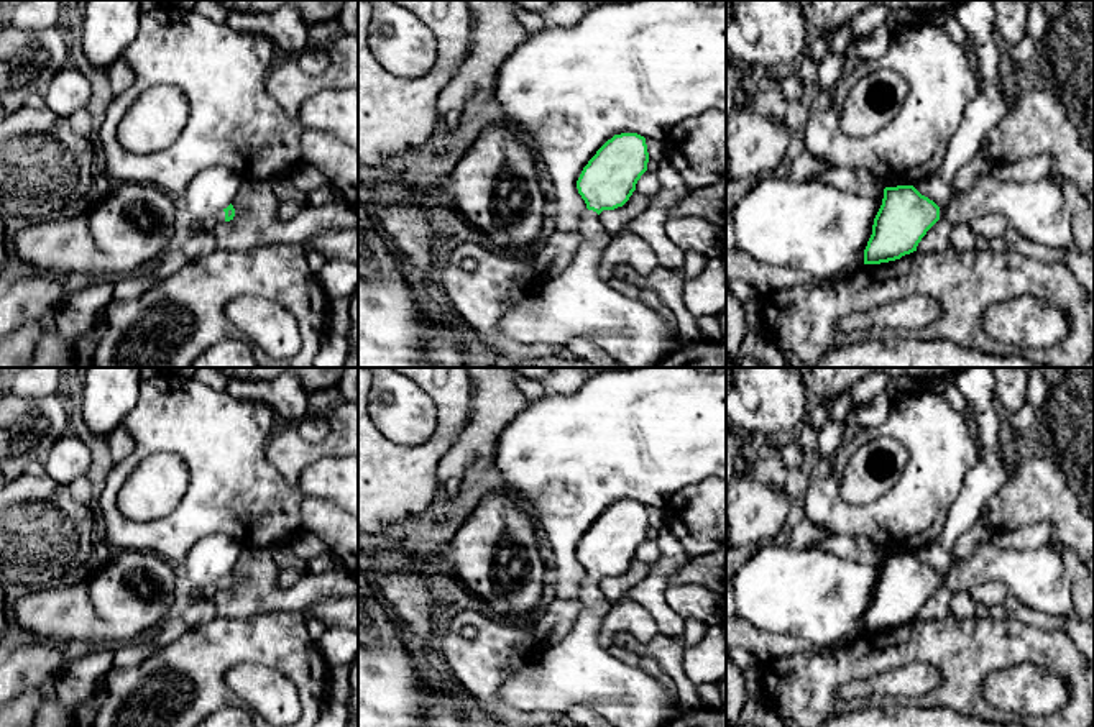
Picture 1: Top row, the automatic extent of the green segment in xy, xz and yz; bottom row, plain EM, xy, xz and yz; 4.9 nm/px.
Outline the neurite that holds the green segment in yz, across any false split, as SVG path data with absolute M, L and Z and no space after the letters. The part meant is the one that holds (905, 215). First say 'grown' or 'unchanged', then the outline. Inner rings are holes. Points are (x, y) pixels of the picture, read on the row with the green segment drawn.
grown; M987 174L943 208L913 185L885 187L864 249L864 264L889 263L917 251L940 218L958 225L991 213L1002 215L1038 245L1055 249L1073 246L1071 213L1055 179L1004 182Z

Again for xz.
grown; M621 133L608 139L583 167L577 189L586 203L581 215L583 245L575 261L555 279L545 282L531 297L519 300L499 320L499 331L519 343L547 343L565 346L573 338L583 336L598 343L618 364L618 368L657 366L682 343L665 317L647 307L639 297L627 299L613 290L600 277L600 259L611 241L611 235L600 222L603 210L623 207L641 176L647 171L649 153L646 138L637 133Z

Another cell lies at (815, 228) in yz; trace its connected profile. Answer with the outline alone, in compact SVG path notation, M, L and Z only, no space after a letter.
M764 176L738 200L731 213L738 251L761 264L792 267L820 281L828 281L843 269L856 271L864 266L864 249L882 199L884 189L879 197L862 197L813 181Z

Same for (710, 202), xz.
M726 179L713 185L690 190L675 207L667 210L669 217L703 217L719 226L726 225Z

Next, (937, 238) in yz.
M940 218L922 238L917 251L943 251L949 248L949 235L954 225L945 218Z

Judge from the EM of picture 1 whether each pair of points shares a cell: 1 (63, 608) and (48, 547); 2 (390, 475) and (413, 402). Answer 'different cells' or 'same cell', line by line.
1: different cells
2: different cells

